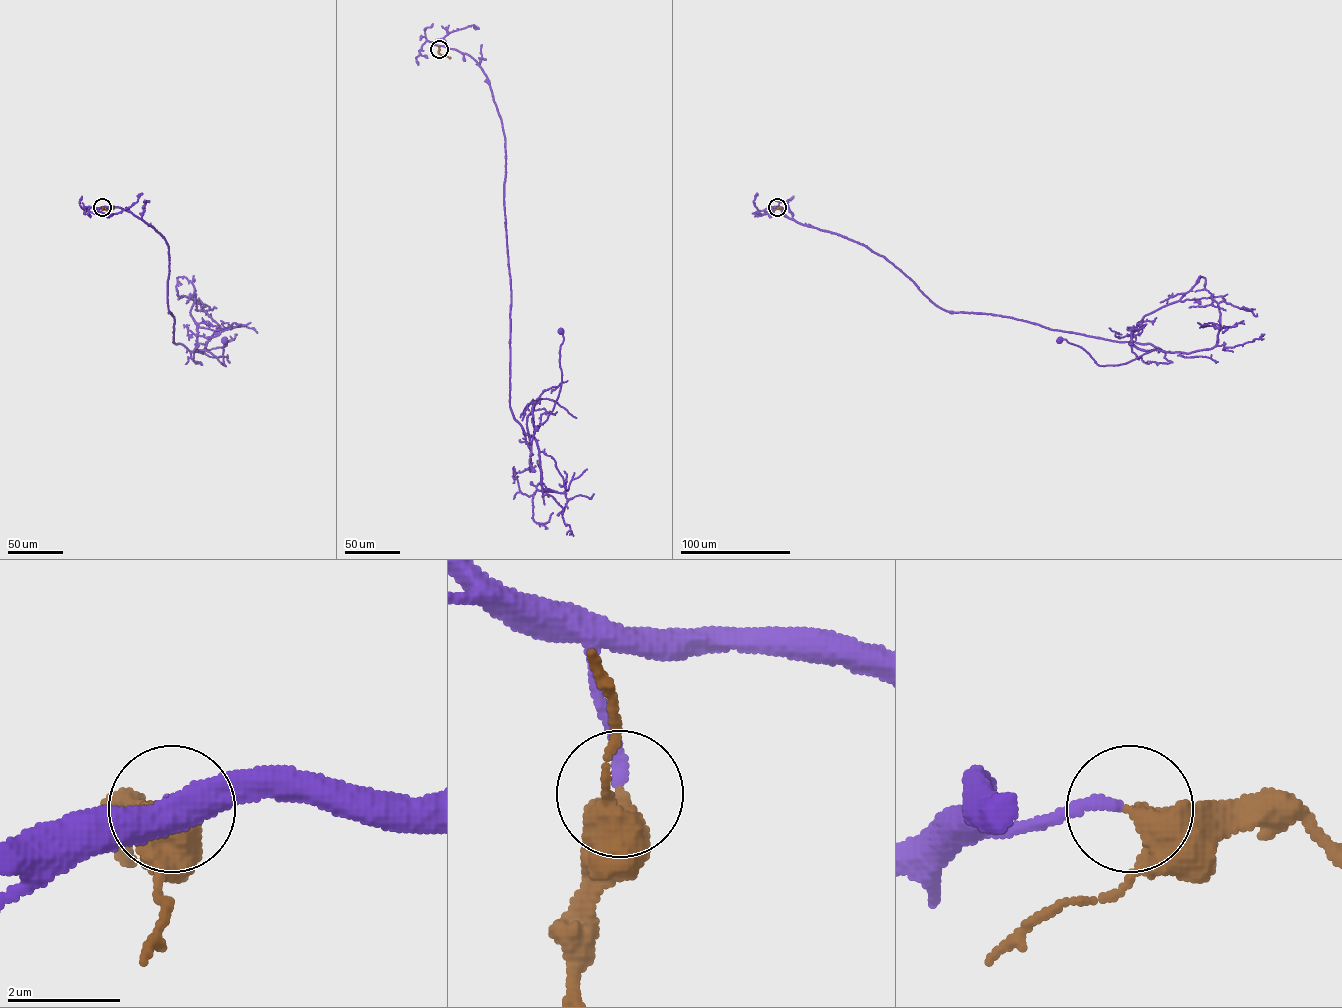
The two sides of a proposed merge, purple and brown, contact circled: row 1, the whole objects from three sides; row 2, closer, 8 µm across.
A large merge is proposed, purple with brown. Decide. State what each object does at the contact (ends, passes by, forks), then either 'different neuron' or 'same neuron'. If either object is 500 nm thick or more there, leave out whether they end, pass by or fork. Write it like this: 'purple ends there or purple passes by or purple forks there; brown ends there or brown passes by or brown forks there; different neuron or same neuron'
same neuron

